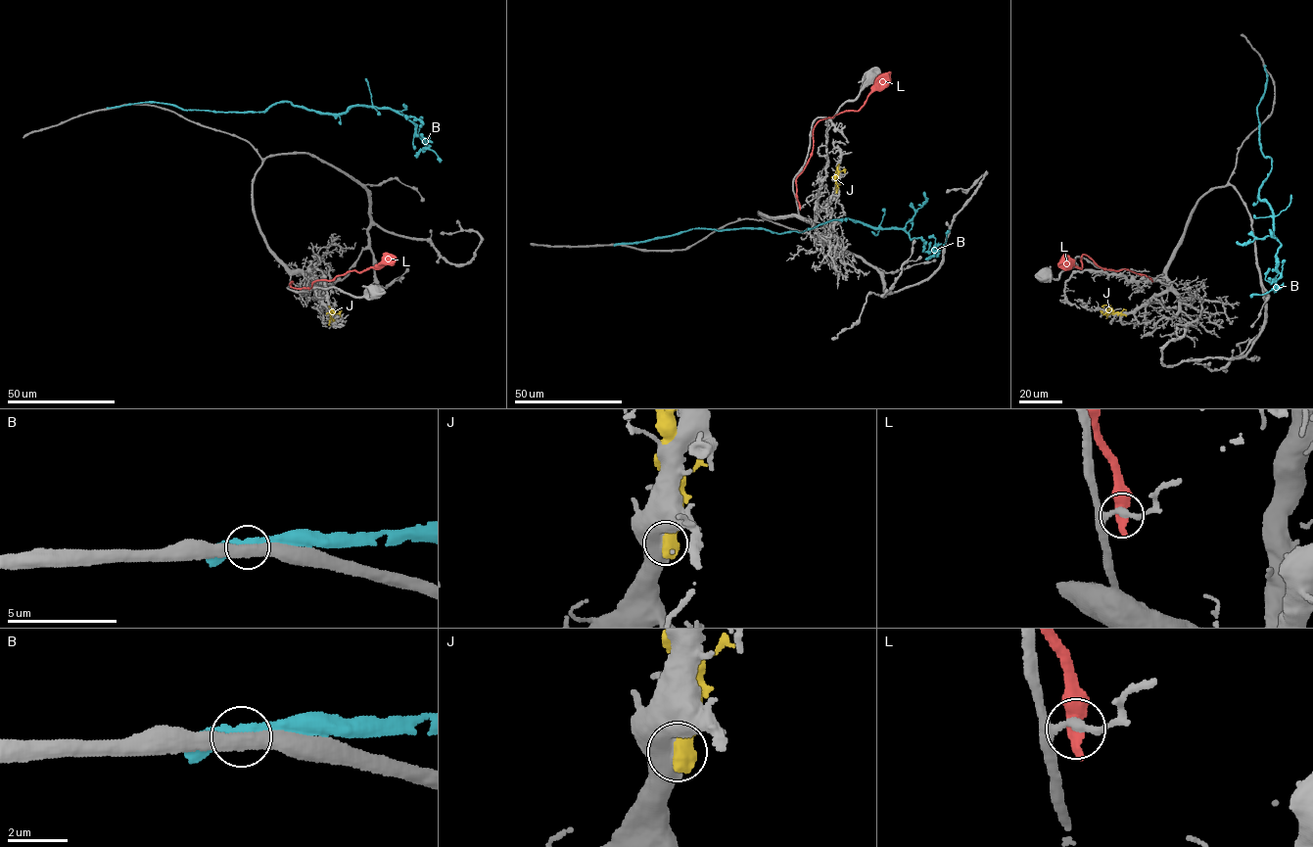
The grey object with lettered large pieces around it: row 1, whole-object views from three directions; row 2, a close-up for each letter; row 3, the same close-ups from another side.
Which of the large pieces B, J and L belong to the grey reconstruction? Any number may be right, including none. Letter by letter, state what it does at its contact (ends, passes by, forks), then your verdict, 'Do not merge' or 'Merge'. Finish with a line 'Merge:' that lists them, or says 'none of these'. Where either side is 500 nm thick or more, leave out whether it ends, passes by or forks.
B: It passes by. Do not merge
J: Do not merge
L: Do not merge
Merge: none of these

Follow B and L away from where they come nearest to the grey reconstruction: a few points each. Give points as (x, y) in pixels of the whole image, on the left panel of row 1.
B: (111, 108), (391, 108), (442, 161)
L: (292, 282), (292, 288), (309, 288), (317, 280), (332, 280), (348, 271), (360, 272), (397, 258)

